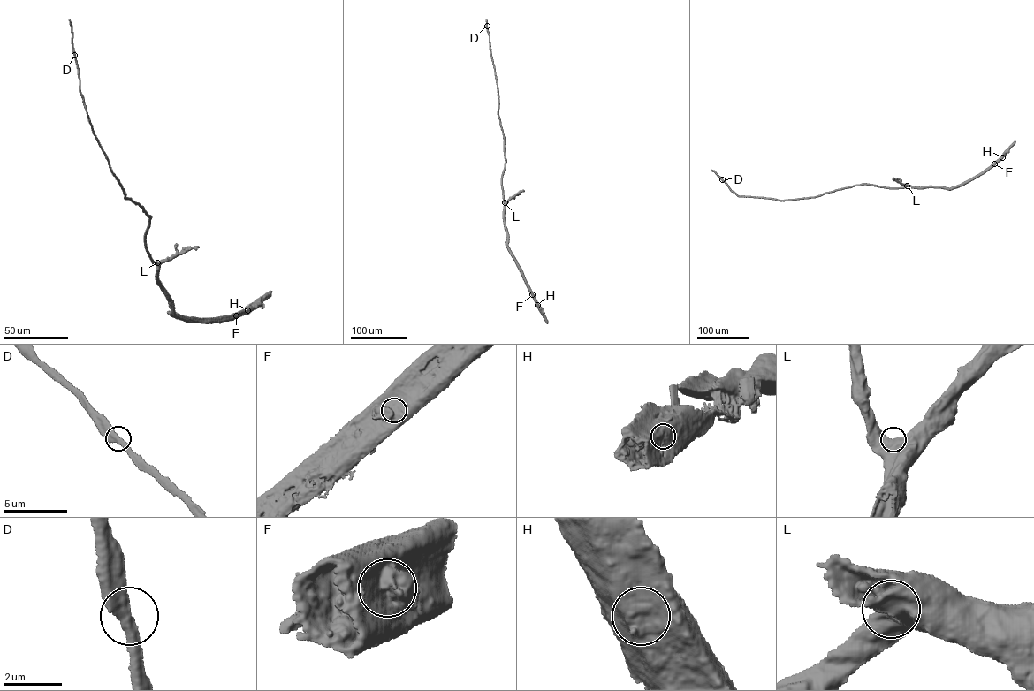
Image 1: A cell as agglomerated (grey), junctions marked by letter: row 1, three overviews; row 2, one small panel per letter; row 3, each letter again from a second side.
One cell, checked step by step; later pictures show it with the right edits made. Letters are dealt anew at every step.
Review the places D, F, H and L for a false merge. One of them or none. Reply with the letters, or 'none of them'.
none of them

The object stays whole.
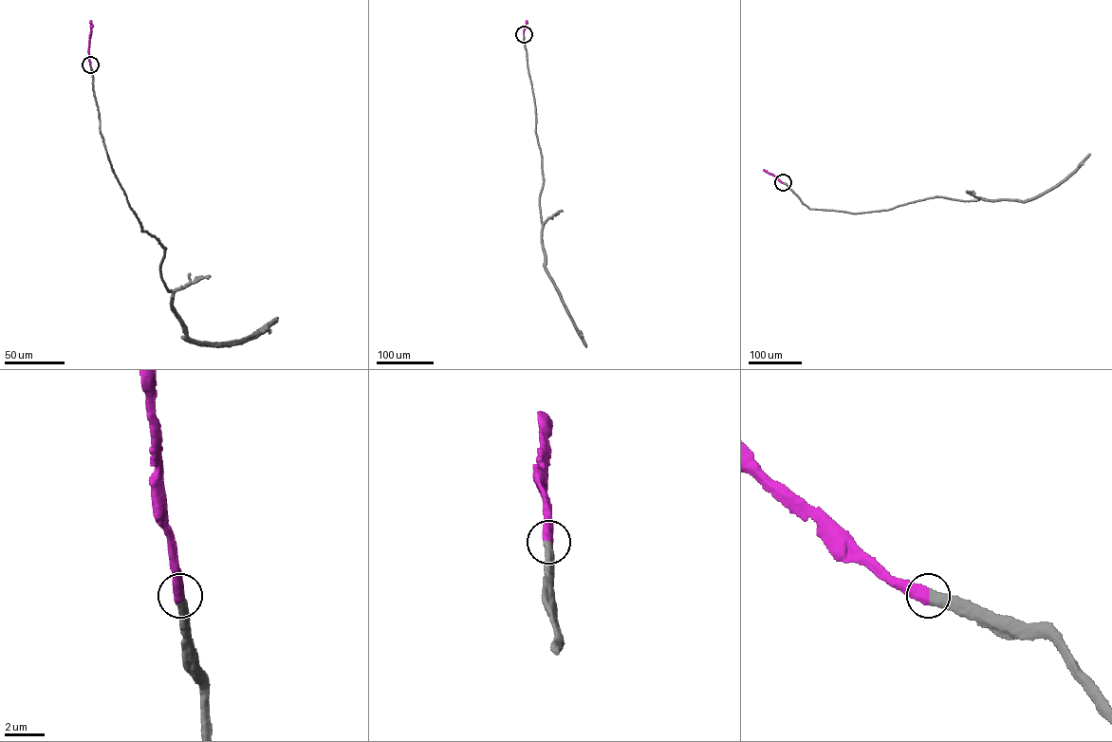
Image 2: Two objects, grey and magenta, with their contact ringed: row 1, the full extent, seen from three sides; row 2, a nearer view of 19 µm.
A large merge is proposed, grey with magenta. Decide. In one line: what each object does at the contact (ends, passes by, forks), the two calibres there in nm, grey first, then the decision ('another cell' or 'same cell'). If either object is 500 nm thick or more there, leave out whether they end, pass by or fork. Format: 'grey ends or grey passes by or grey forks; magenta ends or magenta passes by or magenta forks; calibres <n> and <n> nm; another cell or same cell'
calibres 480 and 550 nm; same cell

